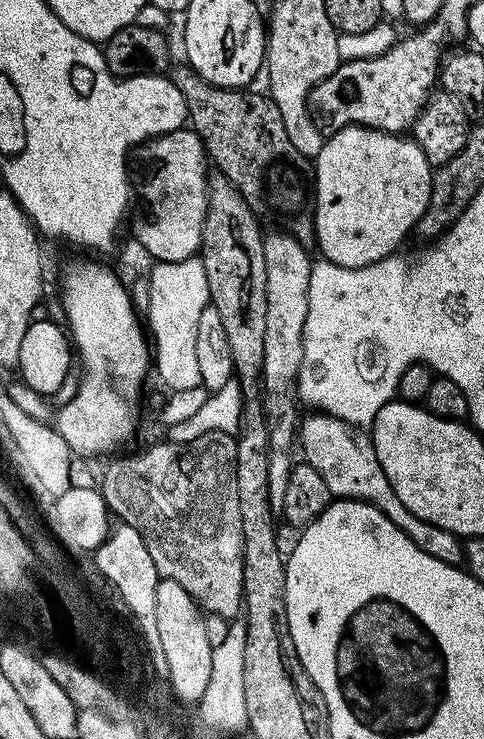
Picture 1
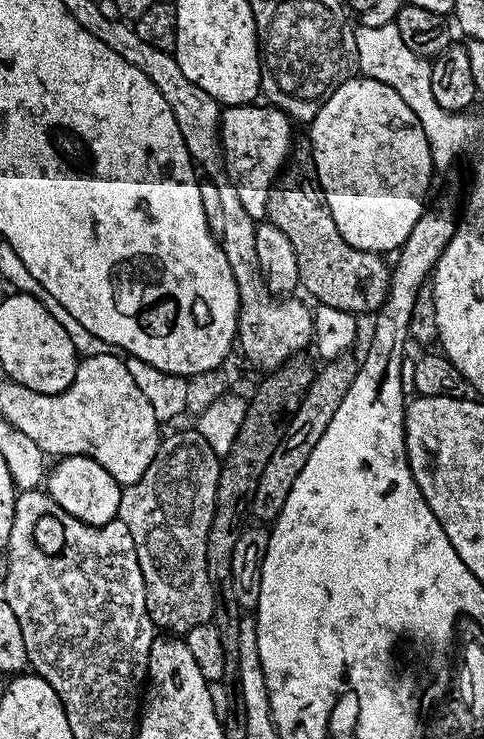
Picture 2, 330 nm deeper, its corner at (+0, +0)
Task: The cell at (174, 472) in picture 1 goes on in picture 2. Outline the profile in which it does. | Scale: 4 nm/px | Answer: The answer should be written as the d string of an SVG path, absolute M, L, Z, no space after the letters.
M195 430L176 432L173 436L165 435L161 439L160 449L154 454L154 462L150 462L146 474L142 474L142 478L137 484L127 485L120 494L120 515L118 519L124 523L126 530L130 530L130 538L134 538L134 546L138 554L144 585L146 586L146 610L148 611L148 616L152 619L152 623L157 629L163 630L168 634L186 634L190 630L194 630L194 626L212 623L212 615L216 605L216 591L212 589L212 579L208 573L207 538L210 534L210 522L214 518L220 461L221 457L211 449L206 438L200 436L199 432Z

